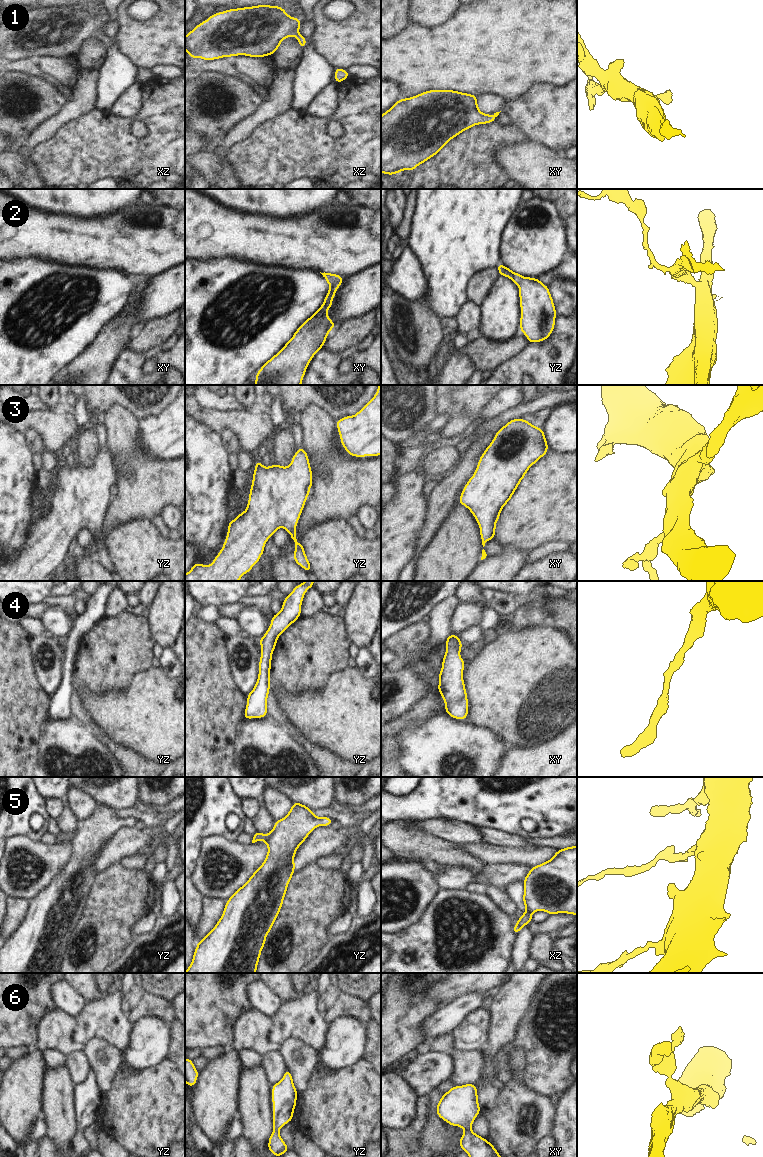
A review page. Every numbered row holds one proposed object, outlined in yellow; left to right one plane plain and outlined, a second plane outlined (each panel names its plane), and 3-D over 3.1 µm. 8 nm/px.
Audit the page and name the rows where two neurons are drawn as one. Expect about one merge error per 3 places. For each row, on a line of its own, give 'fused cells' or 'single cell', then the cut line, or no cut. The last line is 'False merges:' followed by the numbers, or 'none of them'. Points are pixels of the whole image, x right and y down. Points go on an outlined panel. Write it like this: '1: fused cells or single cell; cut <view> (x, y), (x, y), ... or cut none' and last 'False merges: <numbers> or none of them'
1: single cell; cut none
2: fused cells; cut xy (341, 278), (338, 278), (330, 286)
3: single cell; cut none
4: single cell; cut none
5: single cell; cut none
6: single cell; cut none
False merges: 2

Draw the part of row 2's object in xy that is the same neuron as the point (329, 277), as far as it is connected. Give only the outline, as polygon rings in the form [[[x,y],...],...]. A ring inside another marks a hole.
[[[320,272],[321,273],[321,272]],[[321,273],[324,277],[324,279],[327,281],[327,283],[331,286],[336,280],[342,279],[343,276],[333,274],[333,273]]]

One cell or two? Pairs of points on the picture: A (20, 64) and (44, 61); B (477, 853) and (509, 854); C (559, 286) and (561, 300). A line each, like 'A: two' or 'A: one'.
A: two
B: one
C: one

